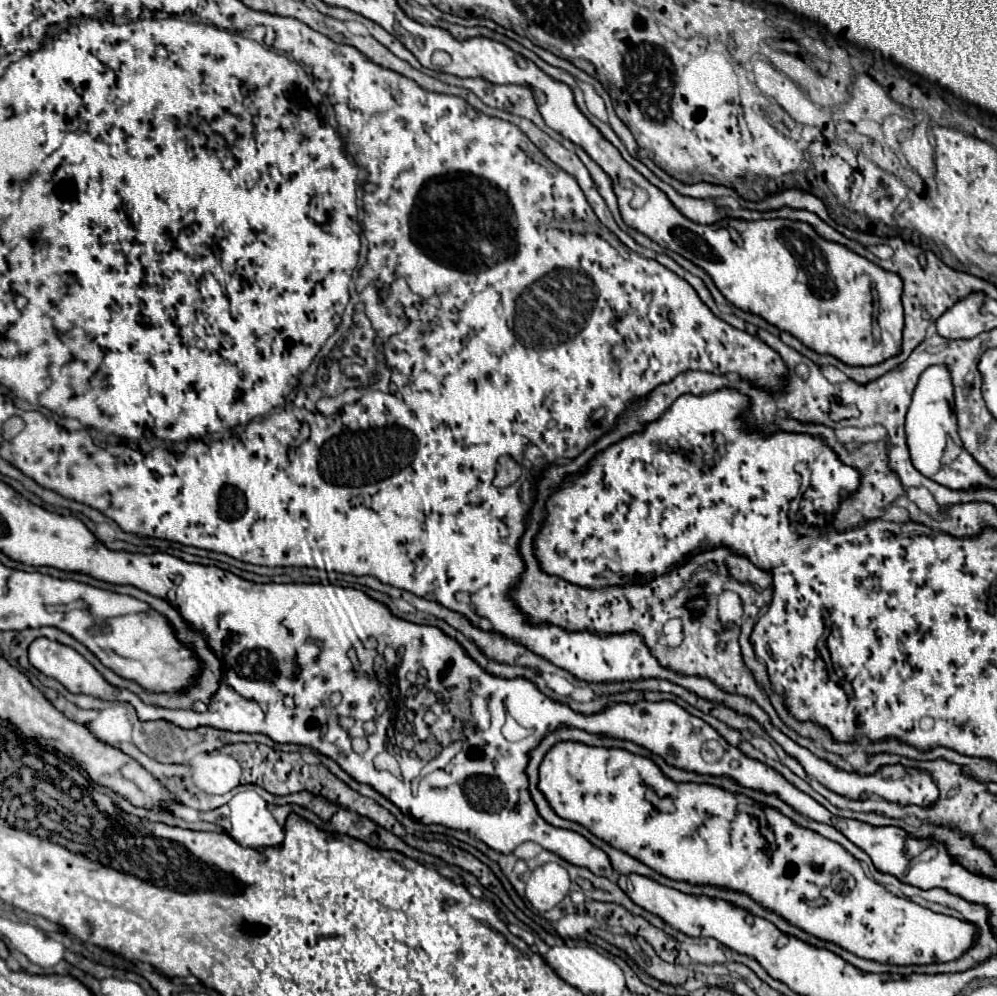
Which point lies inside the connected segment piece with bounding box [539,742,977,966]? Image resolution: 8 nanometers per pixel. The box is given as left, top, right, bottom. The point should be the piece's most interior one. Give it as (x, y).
(705, 841)

